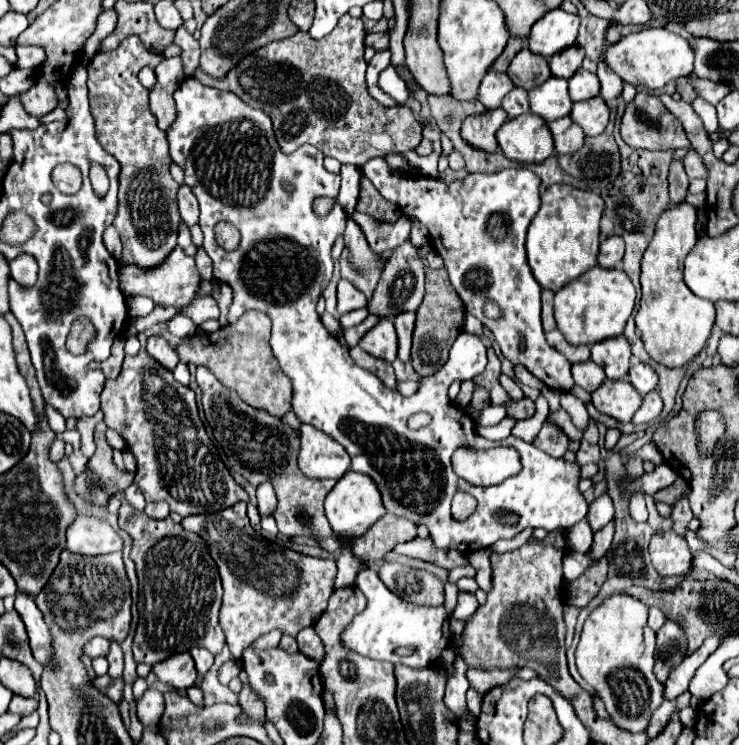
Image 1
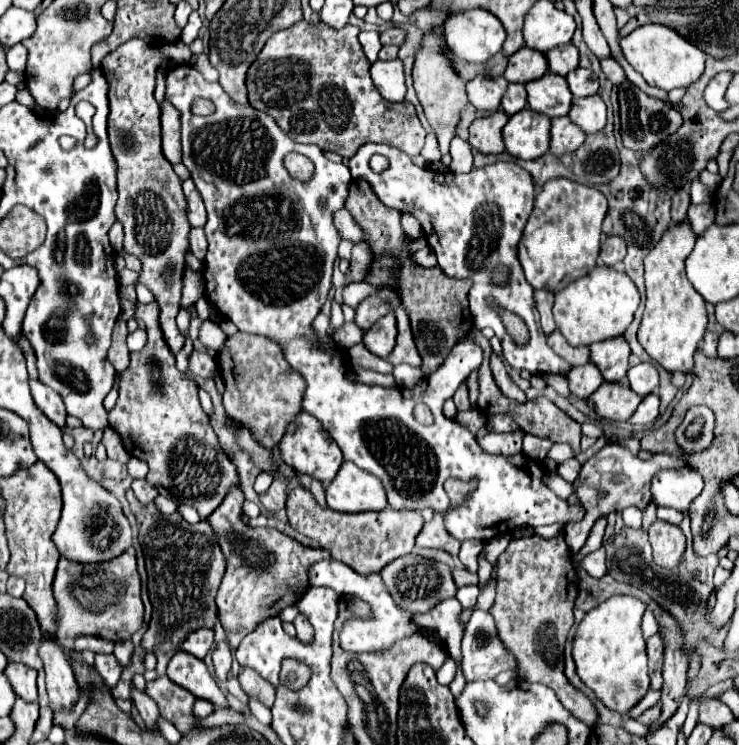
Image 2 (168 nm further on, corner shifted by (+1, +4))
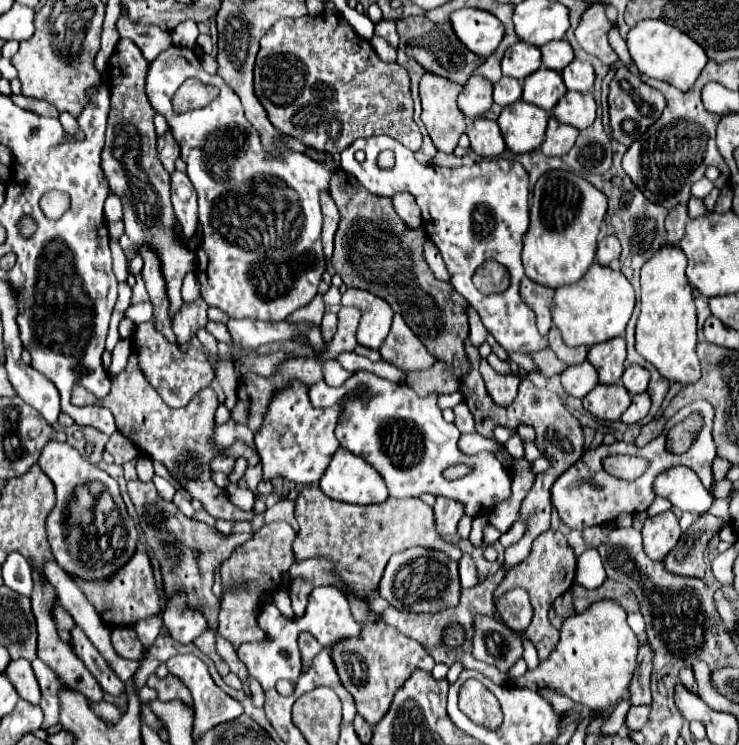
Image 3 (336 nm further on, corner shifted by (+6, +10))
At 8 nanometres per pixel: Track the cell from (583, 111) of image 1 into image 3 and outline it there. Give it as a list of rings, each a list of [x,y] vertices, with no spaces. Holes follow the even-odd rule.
[[[568,92],[552,112],[560,122],[578,130],[588,128],[596,120],[596,100],[592,92]]]

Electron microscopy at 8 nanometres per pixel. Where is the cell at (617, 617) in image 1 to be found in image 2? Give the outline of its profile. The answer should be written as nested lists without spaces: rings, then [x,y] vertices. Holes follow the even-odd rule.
[[[611,596],[607,602],[585,614],[573,638],[571,654],[577,676],[609,710],[619,714],[627,714],[649,690],[645,640],[641,636],[643,612],[645,604],[641,600],[633,596]]]

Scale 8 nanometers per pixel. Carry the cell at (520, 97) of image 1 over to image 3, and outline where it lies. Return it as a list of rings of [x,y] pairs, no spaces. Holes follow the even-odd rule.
[[[502,78],[494,84],[494,102],[500,106],[510,106],[522,96],[522,84],[514,78]]]

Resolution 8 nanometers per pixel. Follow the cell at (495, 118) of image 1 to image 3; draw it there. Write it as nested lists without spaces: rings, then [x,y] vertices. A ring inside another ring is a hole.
[[[476,118],[474,124],[472,124],[472,128],[466,134],[470,138],[470,148],[478,156],[484,156],[484,158],[498,156],[506,148],[504,138],[500,134],[500,128],[498,128],[498,124],[494,120]]]

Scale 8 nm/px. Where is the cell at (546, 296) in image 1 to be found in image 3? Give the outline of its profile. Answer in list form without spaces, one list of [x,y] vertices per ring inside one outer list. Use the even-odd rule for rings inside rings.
[[[524,278],[522,280],[522,286],[520,286],[520,296],[534,310],[540,334],[548,334],[548,330],[552,326],[550,306],[552,306],[554,290],[548,288],[548,286],[542,286],[542,284],[536,284],[536,282]]]

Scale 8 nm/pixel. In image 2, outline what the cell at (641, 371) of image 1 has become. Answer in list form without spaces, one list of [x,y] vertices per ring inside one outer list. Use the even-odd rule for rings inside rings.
[[[637,364],[629,368],[627,380],[631,390],[635,390],[639,396],[647,396],[659,386],[659,374],[653,364]]]

